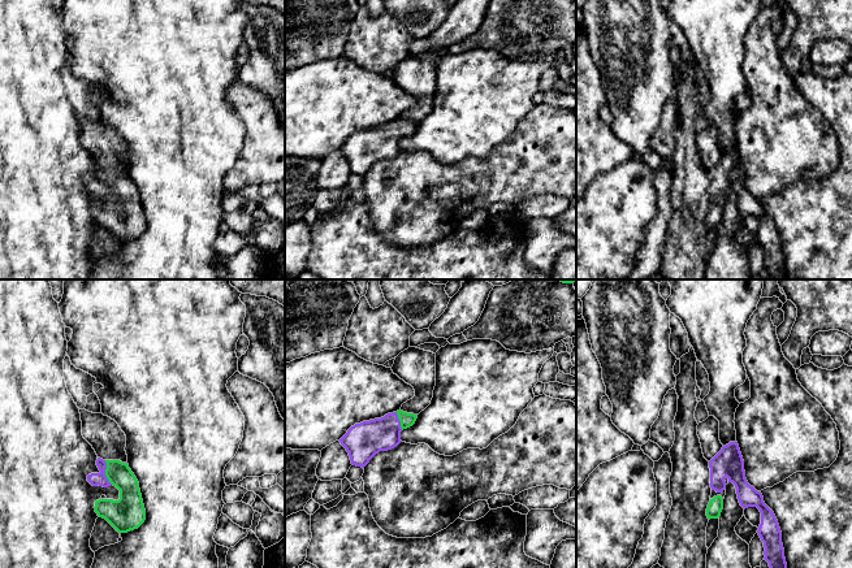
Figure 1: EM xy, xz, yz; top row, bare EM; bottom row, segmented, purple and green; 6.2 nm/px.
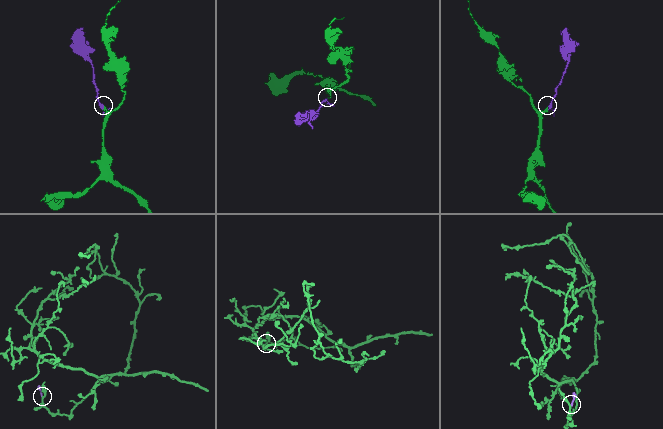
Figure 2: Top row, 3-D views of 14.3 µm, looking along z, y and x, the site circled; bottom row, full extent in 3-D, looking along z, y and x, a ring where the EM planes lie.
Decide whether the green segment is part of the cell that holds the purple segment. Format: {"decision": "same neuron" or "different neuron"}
{"decision": "same neuron"}

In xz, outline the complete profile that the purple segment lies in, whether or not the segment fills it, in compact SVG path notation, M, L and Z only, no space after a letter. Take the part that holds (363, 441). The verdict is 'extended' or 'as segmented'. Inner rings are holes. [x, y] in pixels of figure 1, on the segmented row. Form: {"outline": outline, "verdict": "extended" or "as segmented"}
{"outline": "M397 411L381 419L363 421L351 426L339 439L349 452L353 465L364 468L380 451L397 447L401 432L415 424L418 415Z", "verdict": "extended"}

